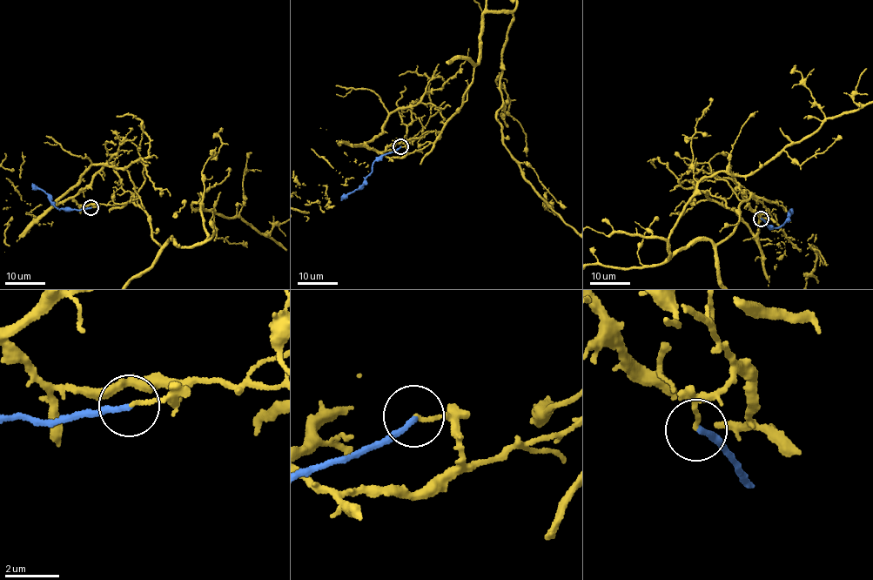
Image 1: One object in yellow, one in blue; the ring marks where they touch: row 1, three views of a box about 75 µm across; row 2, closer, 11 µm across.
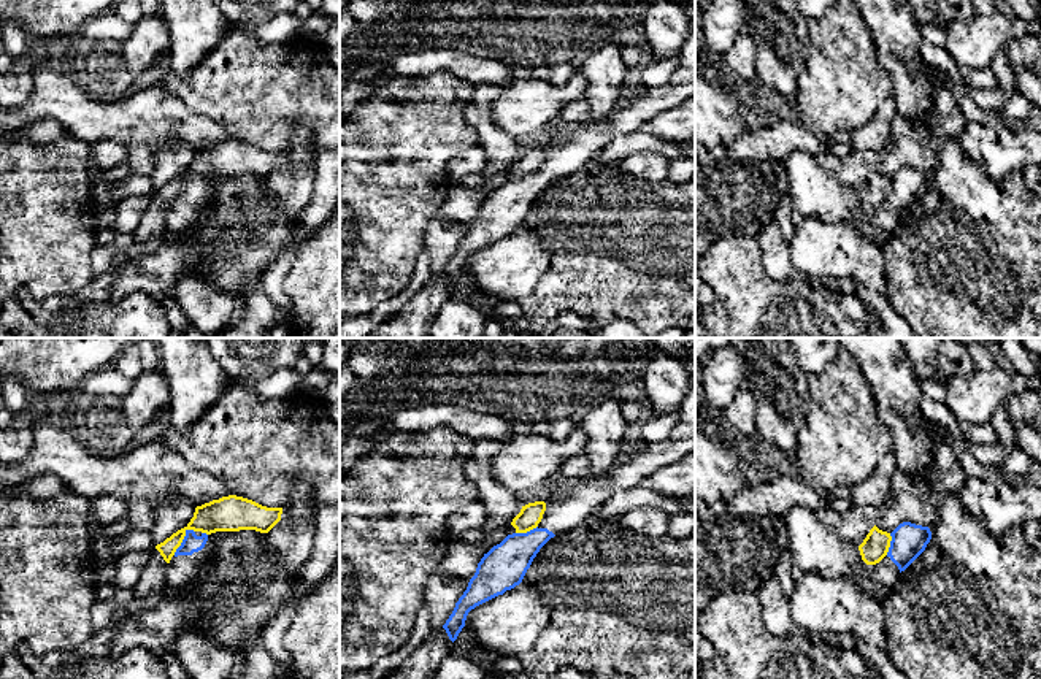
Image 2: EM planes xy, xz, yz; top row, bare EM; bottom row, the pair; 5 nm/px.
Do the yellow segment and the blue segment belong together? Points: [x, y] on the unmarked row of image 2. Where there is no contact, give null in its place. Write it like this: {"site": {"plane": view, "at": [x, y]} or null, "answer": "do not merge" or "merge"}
{"site": {"plane": "xy", "at": [183, 183]}, "answer": "do not merge"}

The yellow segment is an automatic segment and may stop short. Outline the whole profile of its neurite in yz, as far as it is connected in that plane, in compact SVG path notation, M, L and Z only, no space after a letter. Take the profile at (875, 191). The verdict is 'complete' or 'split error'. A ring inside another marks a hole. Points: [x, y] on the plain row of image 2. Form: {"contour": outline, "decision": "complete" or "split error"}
{"contour": "M874 170L863 184L863 187L859 190L862 205L866 209L879 208L887 200L890 186L890 178L882 176Z", "decision": "complete"}

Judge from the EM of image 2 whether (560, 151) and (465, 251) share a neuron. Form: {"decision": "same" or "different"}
{"decision": "same"}

